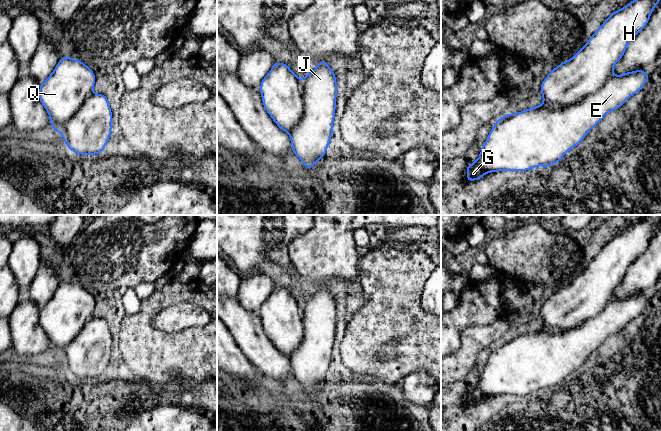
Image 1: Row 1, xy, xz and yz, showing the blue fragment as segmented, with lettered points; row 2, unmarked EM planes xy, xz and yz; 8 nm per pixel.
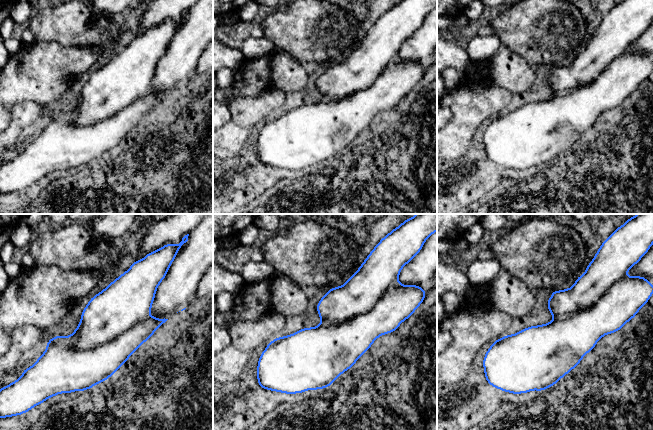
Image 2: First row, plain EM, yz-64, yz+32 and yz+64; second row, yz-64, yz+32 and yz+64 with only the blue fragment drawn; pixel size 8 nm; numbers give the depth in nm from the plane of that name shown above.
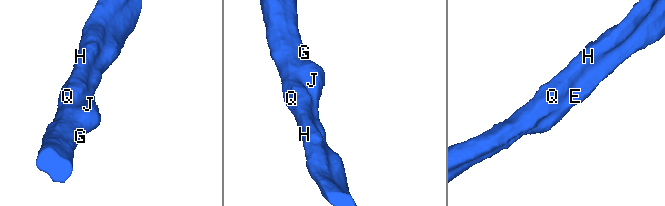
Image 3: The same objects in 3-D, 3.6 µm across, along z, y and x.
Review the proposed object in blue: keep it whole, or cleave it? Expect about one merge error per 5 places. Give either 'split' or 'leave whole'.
split

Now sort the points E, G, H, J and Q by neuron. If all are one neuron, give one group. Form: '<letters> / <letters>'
E G J / H Q

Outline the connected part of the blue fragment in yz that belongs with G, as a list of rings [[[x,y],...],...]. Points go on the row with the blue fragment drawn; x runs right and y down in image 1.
[[[643,70],[619,76],[611,74],[598,91],[587,95],[579,103],[565,108],[538,105],[515,114],[505,114],[495,122],[481,148],[479,158],[466,167],[467,181],[478,181],[490,172],[522,172],[537,166],[547,168],[560,162],[608,112],[620,108],[632,95],[639,92],[648,78],[649,74]]]

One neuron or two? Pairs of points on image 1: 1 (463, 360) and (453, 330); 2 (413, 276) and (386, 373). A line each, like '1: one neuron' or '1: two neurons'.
1: two neurons
2: one neuron

